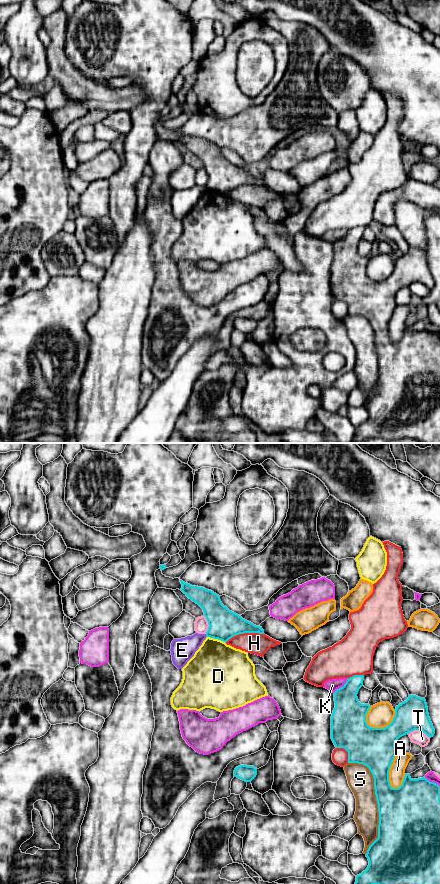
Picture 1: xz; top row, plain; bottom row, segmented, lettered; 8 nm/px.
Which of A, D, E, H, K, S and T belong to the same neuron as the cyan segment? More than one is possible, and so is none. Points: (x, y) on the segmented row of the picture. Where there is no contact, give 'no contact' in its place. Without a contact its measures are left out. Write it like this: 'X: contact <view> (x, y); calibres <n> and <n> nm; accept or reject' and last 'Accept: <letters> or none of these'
A: contact xz (389, 770); calibres 320 and 130 nm; reject
D: contact xz (216, 638); calibres 240 and 440 nm; reject
E: contact xz (206, 635); calibres 240 and 190 nm; reject
H: contact xz (244, 632); calibres 240 and 170 nm; reject
K: contact xz (341, 687); calibres 280 and 100 nm; reject
S: contact xz (377, 801); calibres 440 and 200 nm; reject
T: contact xz (419, 730); calibres 260 and 110 nm; reject
Accept: none of these

